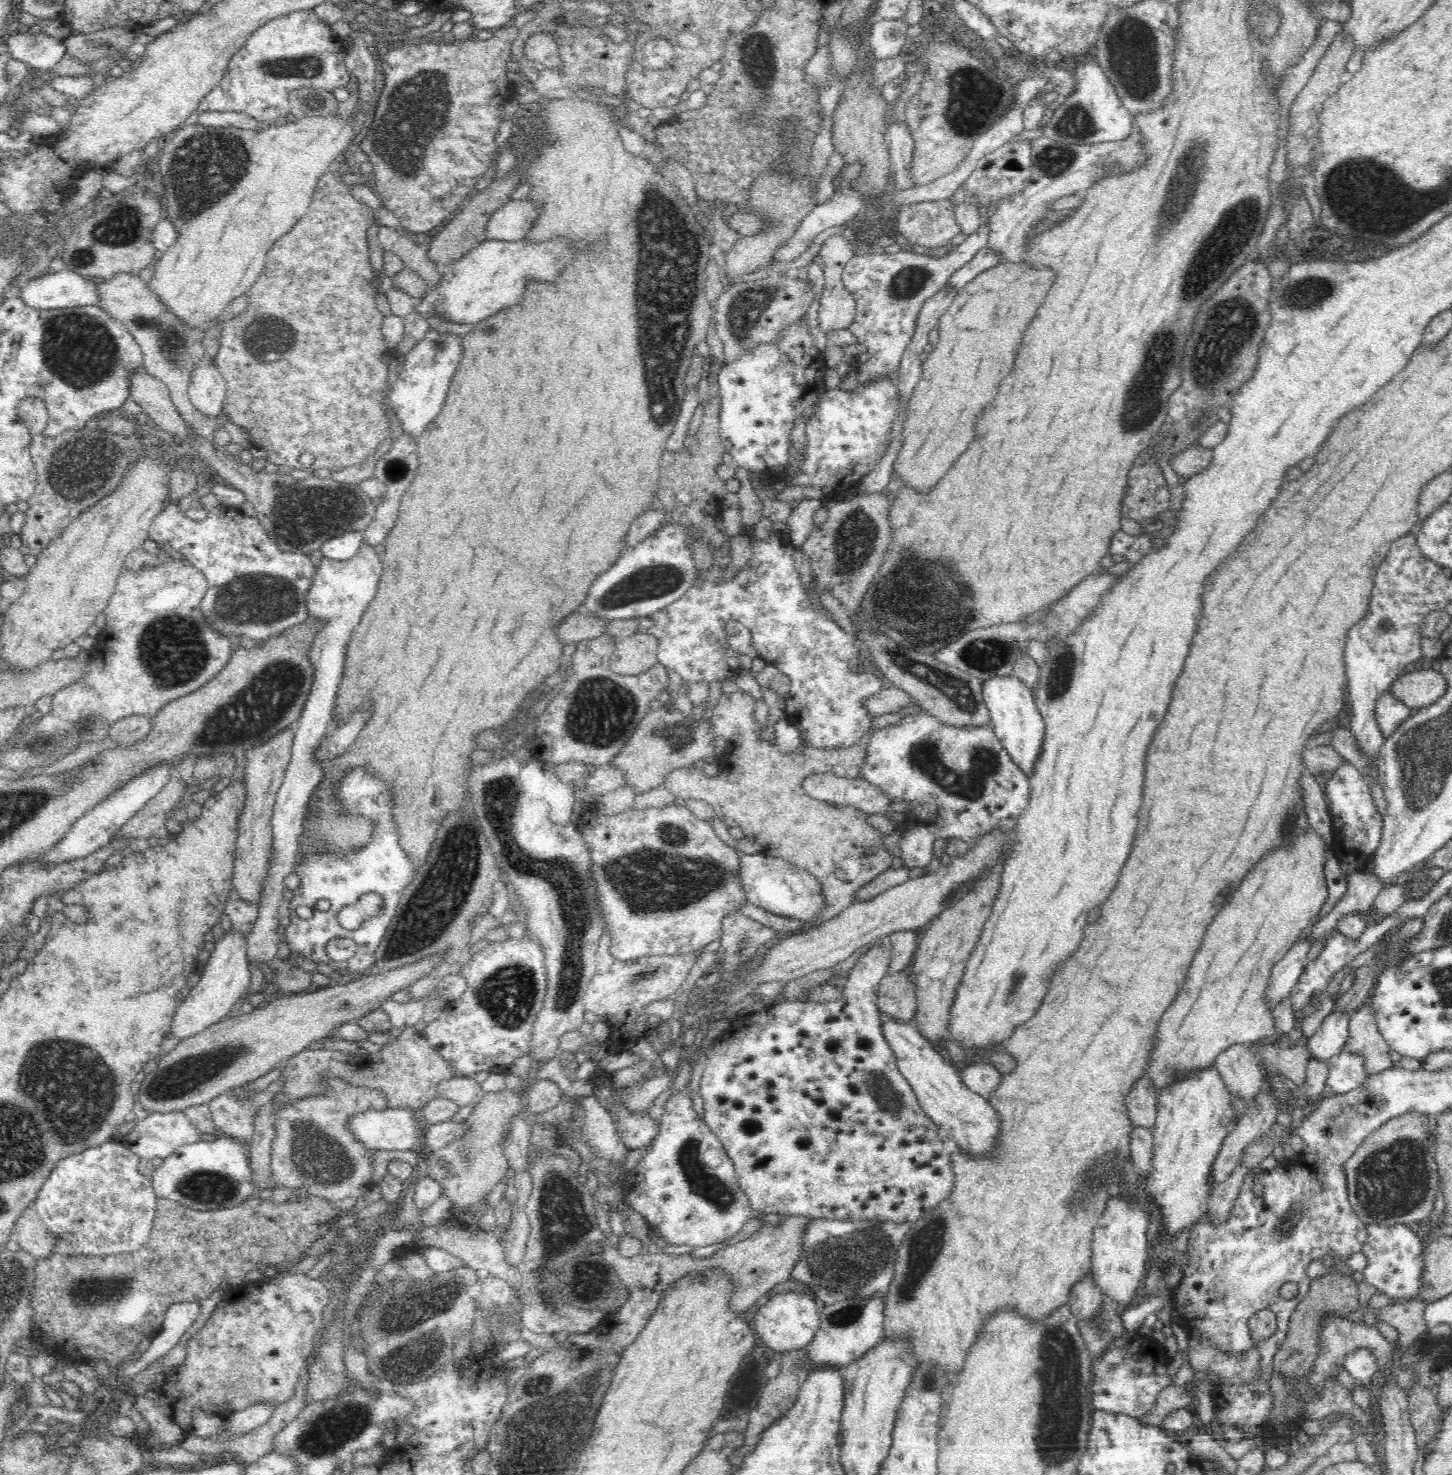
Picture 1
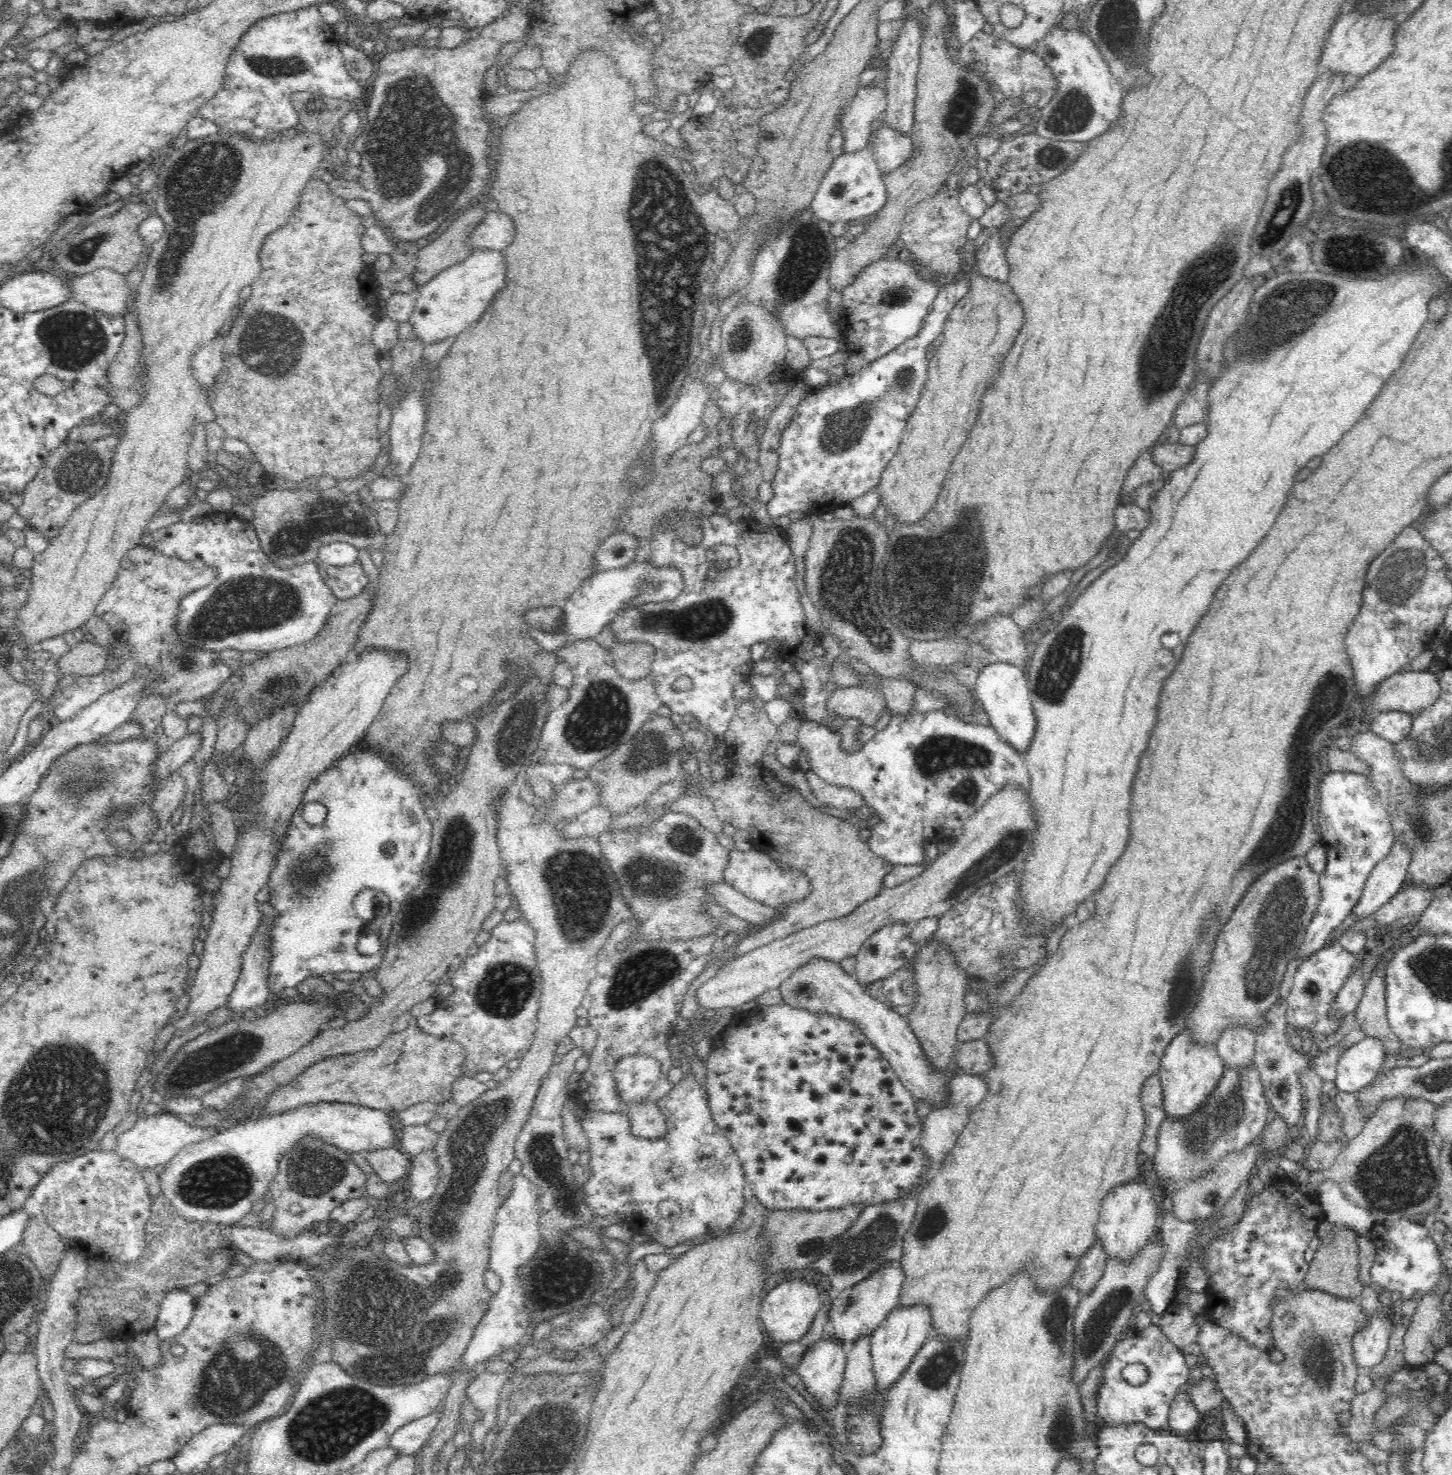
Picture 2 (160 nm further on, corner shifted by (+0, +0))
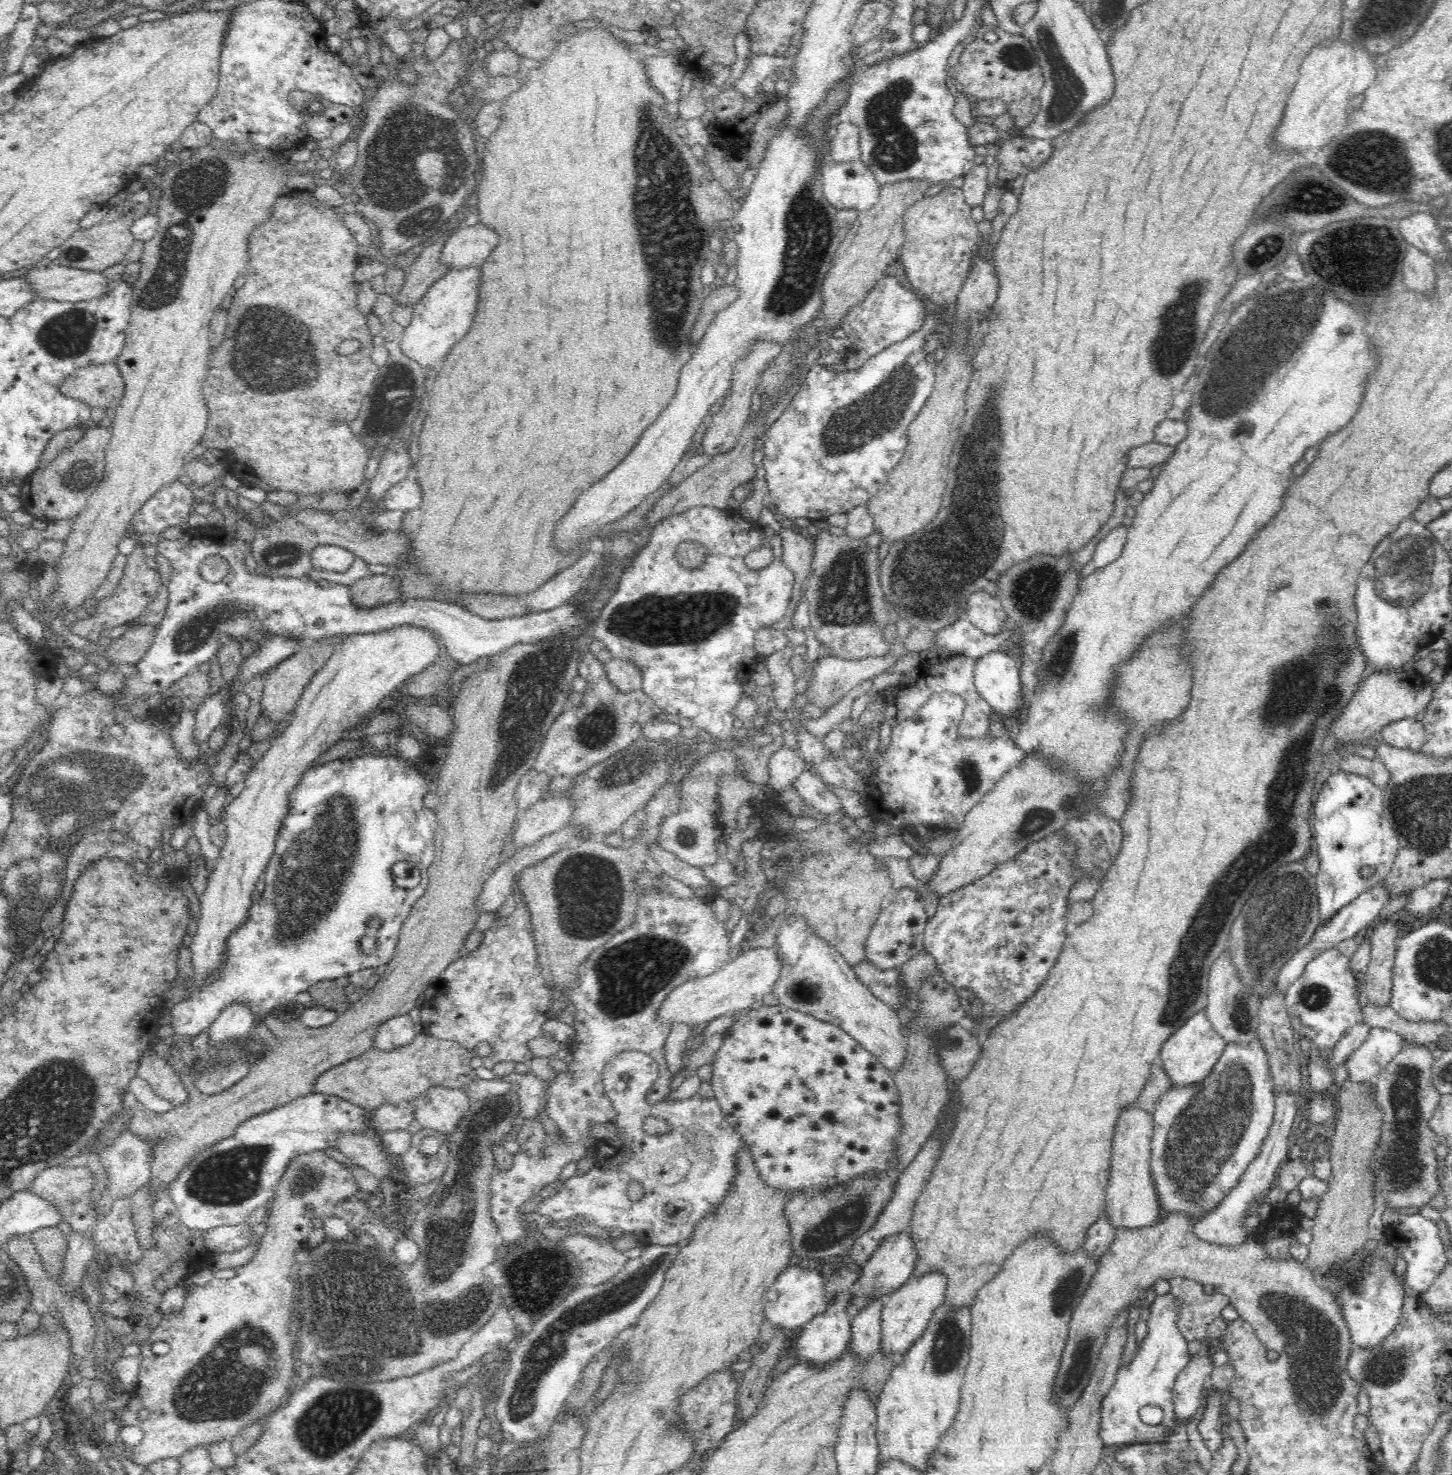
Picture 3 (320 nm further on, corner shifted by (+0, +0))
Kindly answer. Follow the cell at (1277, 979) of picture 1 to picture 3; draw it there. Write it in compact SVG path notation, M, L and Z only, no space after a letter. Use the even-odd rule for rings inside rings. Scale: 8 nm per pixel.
M1342 770L1331 774L1314 806L1312 826L1320 860L1315 880L1322 924L1364 892L1385 881L1397 858L1399 841L1392 825L1385 819L1384 791L1365 776ZM1364 866L1376 869L1369 879L1360 875Z

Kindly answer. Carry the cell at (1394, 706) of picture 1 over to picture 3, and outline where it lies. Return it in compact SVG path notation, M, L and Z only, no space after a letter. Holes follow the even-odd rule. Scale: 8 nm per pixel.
M1415 717L1392 722L1392 724L1384 726L1380 732L1382 733L1382 742L1402 750L1405 748L1416 752L1426 742L1426 729Z

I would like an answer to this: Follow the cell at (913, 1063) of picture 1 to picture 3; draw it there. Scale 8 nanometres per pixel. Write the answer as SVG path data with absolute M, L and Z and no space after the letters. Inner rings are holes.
M790 917L779 926L776 944L772 949L777 952L777 958L780 958L782 962L782 974L775 982L772 992L778 997L778 1004L840 1027L866 1050L878 1057L886 1069L896 1072L902 1066L907 1055L908 1038L900 1018L890 1005L876 998L868 987L858 980L853 968L835 946L818 937L804 919Z

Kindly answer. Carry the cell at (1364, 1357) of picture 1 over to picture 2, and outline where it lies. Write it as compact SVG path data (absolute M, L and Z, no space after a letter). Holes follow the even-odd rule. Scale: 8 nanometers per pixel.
M1382 1306L1378 1314L1368 1314L1368 1324L1354 1336L1353 1356L1359 1371L1368 1371L1383 1362L1396 1322L1393 1309Z

